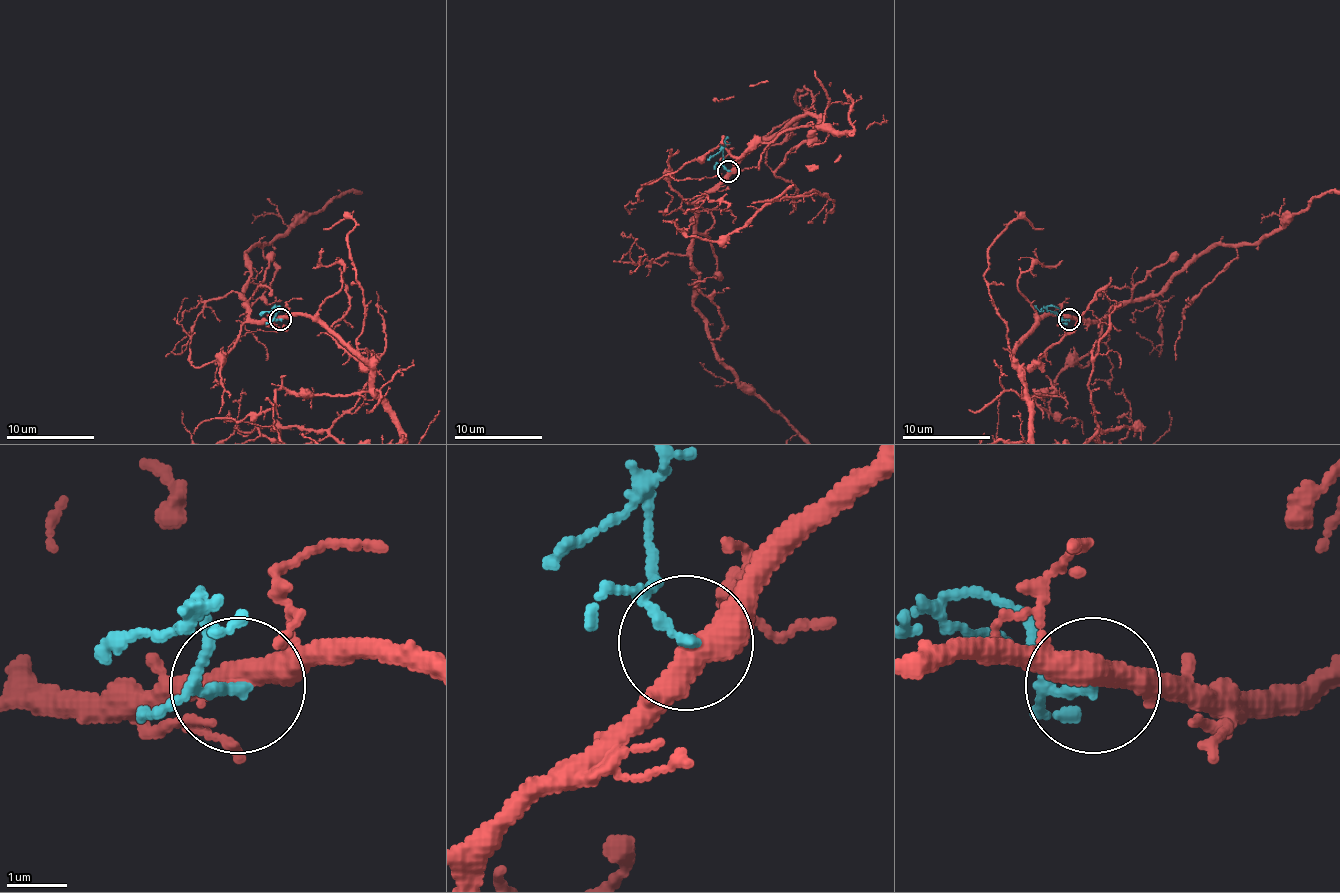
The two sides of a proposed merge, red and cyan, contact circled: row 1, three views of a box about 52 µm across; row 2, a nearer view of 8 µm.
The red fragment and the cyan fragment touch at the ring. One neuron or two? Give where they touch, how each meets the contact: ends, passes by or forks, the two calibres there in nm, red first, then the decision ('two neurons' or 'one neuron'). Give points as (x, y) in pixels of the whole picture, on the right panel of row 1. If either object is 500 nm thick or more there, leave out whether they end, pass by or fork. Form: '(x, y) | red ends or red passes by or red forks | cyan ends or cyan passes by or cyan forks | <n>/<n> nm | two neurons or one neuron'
(1069, 319) | red passes by | cyan passes by | 440/140 nm | two neurons

